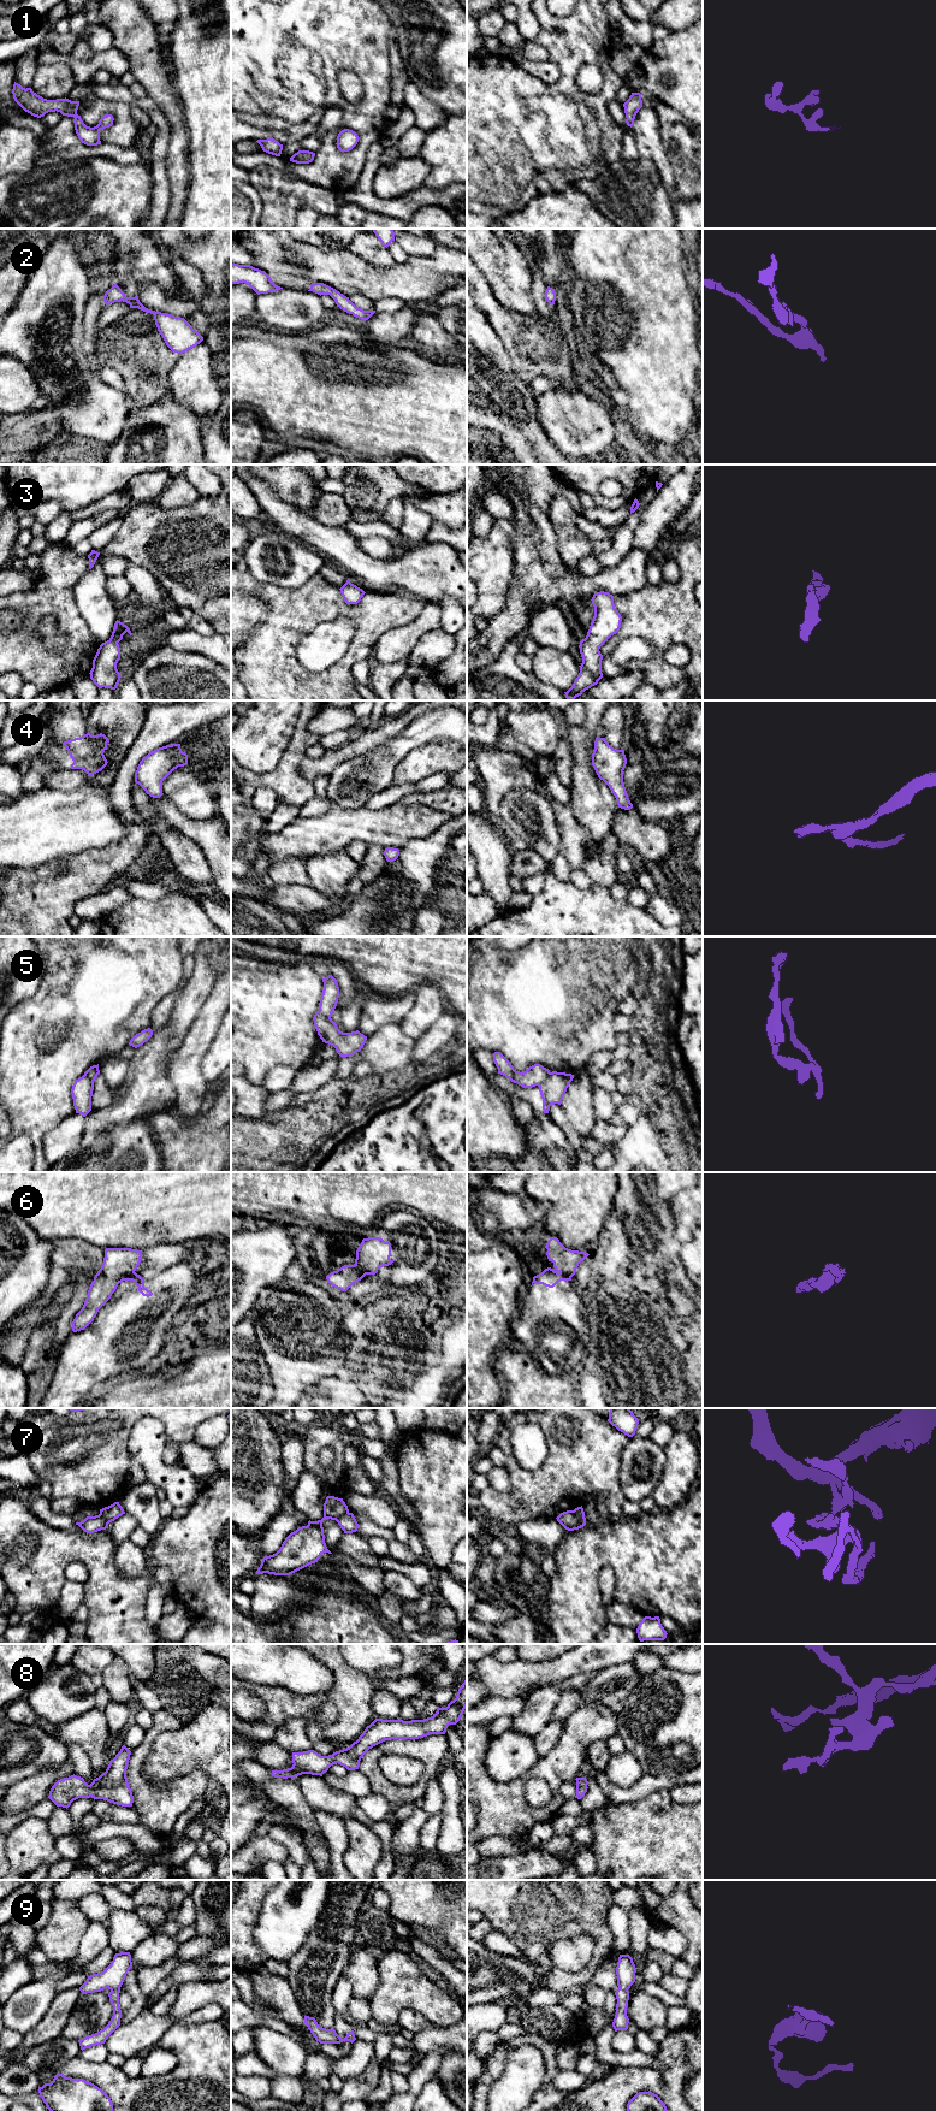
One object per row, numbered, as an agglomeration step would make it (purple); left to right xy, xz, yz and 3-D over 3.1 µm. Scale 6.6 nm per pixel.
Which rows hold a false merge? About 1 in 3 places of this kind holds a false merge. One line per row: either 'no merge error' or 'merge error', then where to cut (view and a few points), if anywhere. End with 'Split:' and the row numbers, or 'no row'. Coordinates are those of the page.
1: no merge error; no cut
2: no merge error; no cut
3: no merge error; no cut
4: no merge error; no cut
5: merge error; cut in yz along (550, 1072), (538, 1086)
6: merge error; cut in xy along (135, 1272), (124, 1276), (119, 1282)
7: merge error; cut in yz along (573, 1511), (585, 1524)
8: no merge error; no cut
9: no merge error; no cut
Split: 5, 6, 7

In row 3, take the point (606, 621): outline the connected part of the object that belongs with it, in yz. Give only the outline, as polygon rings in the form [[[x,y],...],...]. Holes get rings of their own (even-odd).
[[[597,592],[592,597],[594,616],[585,639],[580,641],[582,663],[573,686],[564,692],[568,700],[574,700],[586,690],[597,685],[603,678],[600,646],[621,628],[622,616],[614,604],[609,592]]]

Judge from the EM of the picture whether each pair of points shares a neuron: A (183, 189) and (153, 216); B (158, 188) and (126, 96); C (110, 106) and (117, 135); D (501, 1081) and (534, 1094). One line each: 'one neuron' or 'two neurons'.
A: two neurons
B: one neuron
C: one neuron
D: one neuron

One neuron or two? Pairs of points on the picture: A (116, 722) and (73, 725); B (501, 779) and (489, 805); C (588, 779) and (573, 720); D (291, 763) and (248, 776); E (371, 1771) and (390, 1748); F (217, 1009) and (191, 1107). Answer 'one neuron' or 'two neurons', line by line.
A: two neurons
B: one neuron
C: two neurons
D: one neuron
E: one neuron
F: one neuron

